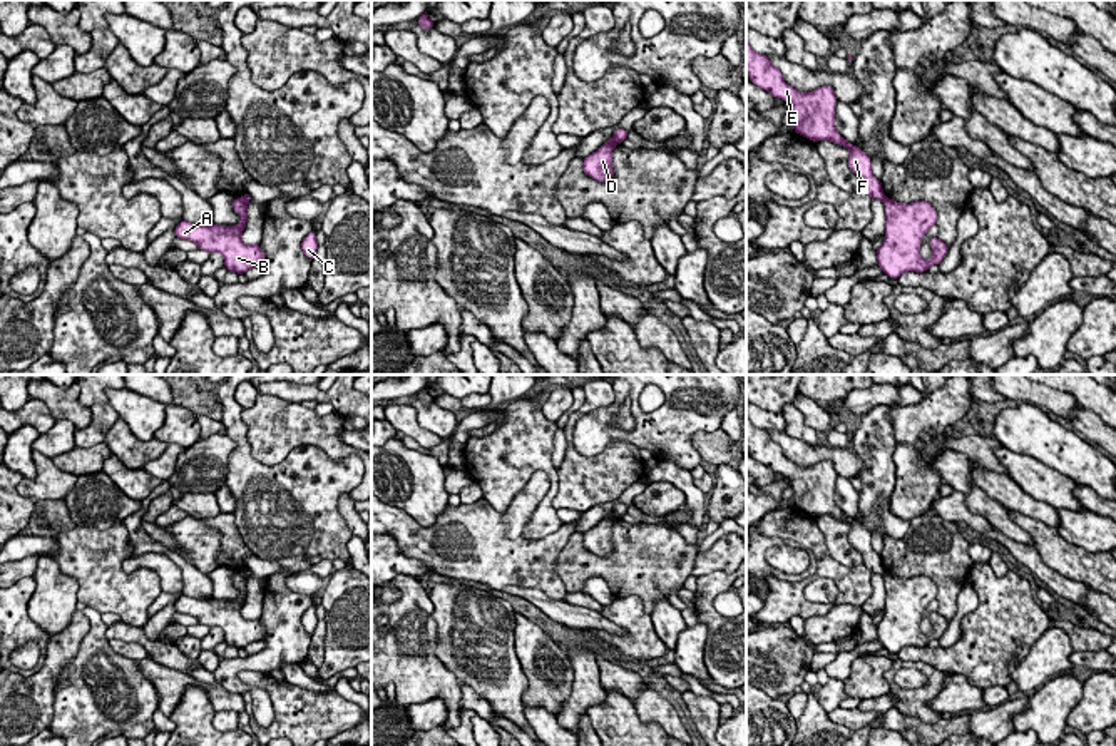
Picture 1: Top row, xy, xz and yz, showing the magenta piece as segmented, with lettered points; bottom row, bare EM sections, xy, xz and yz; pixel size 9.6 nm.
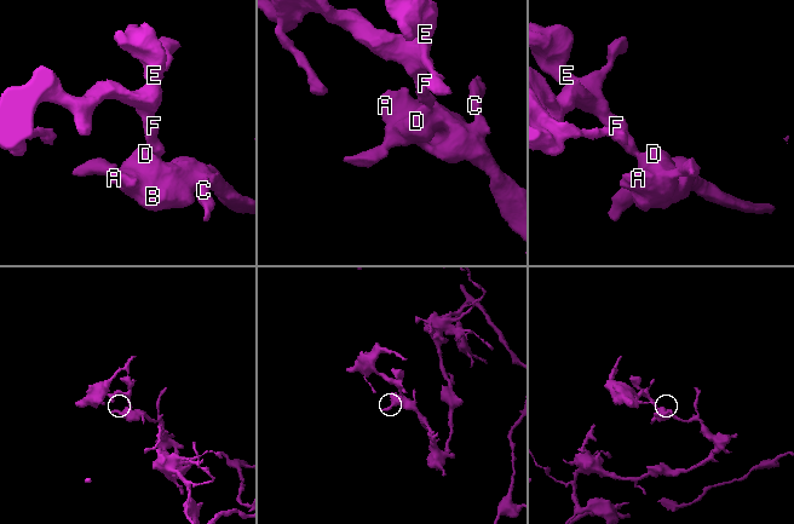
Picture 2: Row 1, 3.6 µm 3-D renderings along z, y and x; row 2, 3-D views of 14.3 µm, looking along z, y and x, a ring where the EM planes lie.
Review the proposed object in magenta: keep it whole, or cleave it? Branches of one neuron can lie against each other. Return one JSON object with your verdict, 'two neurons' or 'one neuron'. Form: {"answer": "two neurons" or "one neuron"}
{"answer": "two neurons"}

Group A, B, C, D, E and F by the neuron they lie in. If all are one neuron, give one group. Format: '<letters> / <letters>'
A B C D / E F

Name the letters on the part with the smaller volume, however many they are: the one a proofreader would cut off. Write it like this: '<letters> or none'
E, F

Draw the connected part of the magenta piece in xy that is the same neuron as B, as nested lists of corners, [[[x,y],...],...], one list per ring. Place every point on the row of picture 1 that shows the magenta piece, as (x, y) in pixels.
[[[239,197],[233,201],[234,211],[239,214],[238,226],[194,224],[181,221],[176,227],[176,238],[197,244],[204,253],[219,253],[224,258],[224,268],[236,274],[244,274],[254,266],[264,266],[264,253],[259,244],[244,244],[241,234],[248,222],[248,204]]]

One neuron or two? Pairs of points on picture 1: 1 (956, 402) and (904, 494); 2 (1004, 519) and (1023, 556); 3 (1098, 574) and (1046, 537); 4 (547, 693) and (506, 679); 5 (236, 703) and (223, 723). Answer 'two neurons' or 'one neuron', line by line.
1: one neuron
2: two neurons
3: one neuron
4: two neurons
5: two neurons

